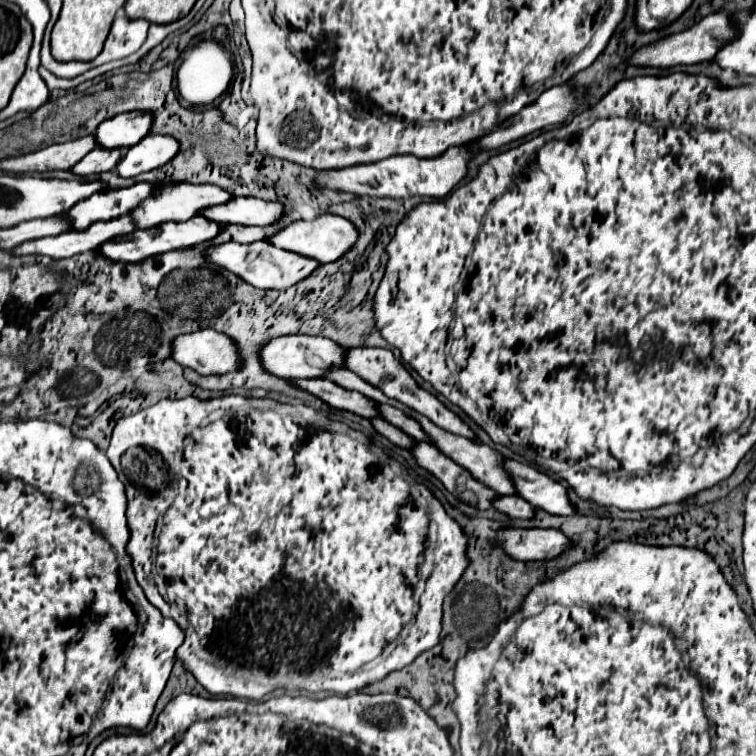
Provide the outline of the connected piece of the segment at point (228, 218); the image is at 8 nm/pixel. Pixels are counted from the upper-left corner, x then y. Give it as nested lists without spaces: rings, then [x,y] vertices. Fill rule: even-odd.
[[[235,198],[231,204],[223,204],[219,208],[207,208],[203,212],[205,218],[215,220],[219,224],[243,224],[243,226],[269,226],[279,222],[285,214],[285,206],[277,200],[261,200],[261,198]]]

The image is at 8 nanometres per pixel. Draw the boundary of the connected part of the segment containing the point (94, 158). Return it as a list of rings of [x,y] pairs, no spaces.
[[[95,148],[91,150],[79,164],[75,164],[73,172],[81,176],[91,176],[91,174],[101,174],[115,170],[119,160],[123,158],[125,150],[109,150],[109,148]]]

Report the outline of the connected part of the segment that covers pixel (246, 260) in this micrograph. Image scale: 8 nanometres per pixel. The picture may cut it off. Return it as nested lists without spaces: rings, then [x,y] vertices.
[[[227,242],[227,244],[219,244],[219,246],[213,246],[207,250],[207,258],[209,258],[209,262],[219,264],[219,266],[227,268],[229,272],[241,276],[251,286],[263,288],[263,290],[287,290],[287,288],[299,284],[301,280],[309,278],[319,268],[319,262],[315,262],[313,258],[281,250],[269,242],[253,242],[253,244]]]

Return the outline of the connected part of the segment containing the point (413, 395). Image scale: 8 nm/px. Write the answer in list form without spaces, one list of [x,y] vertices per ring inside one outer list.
[[[349,348],[347,350],[347,368],[353,370],[355,374],[363,376],[363,380],[367,380],[369,384],[375,384],[377,388],[381,388],[389,398],[395,398],[395,400],[407,404],[409,408],[415,408],[417,412],[421,412],[423,416],[433,420],[437,426],[441,426],[441,428],[445,428],[445,430],[449,430],[453,434],[465,436],[469,440],[477,440],[477,434],[453,410],[449,410],[431,392],[417,386],[413,376],[407,372],[407,368],[399,360],[395,360],[391,350],[383,350],[383,348]]]

